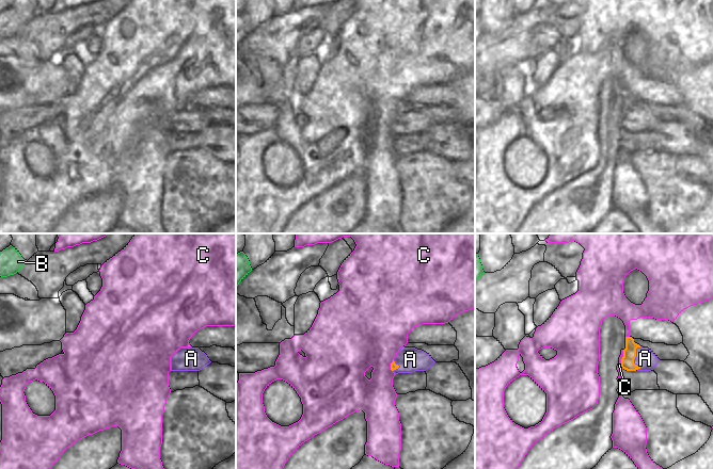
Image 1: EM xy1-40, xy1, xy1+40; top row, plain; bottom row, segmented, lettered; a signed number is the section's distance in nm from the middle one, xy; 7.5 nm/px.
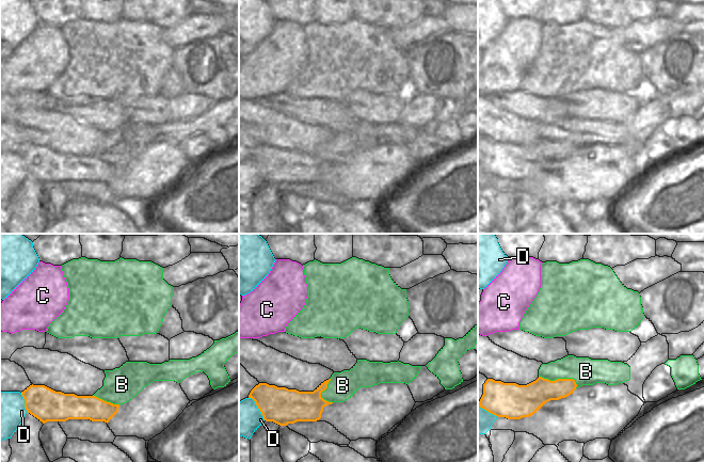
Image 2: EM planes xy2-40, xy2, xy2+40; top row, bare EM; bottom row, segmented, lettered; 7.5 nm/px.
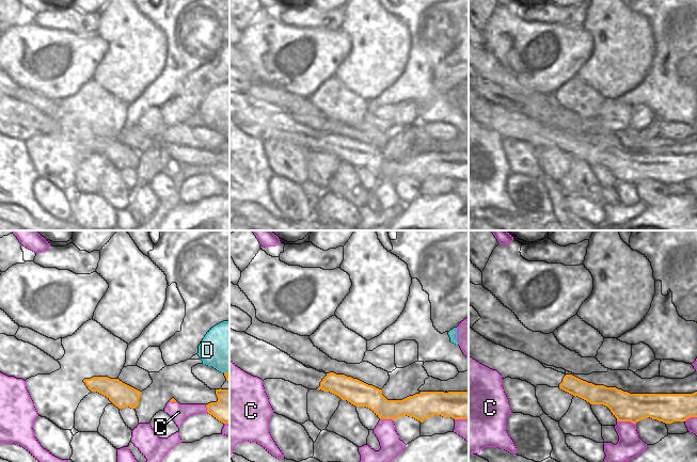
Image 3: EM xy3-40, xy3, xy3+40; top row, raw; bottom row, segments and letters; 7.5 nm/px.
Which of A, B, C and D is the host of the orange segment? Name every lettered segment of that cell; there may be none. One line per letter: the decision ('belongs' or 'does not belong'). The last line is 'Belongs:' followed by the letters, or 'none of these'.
A: does not belong
B: does not belong
C: does not belong
D: does not belong
Belongs: none of these

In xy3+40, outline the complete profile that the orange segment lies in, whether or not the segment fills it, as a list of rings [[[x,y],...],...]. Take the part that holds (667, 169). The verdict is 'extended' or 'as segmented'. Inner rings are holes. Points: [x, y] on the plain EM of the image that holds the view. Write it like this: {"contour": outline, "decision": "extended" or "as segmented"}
{"contour": [[[469,87],[469,117],[479,125],[496,131],[502,140],[507,138],[520,140],[534,146],[548,146],[577,157],[590,165],[603,165],[607,168],[617,182],[631,182],[636,185],[648,178],[671,185],[674,182],[685,182],[691,178],[697,178],[697,153],[693,155],[630,155],[616,148],[595,146],[583,142],[572,136],[565,136],[552,129],[545,129],[539,122],[520,113],[496,106]]], "decision": "extended"}

